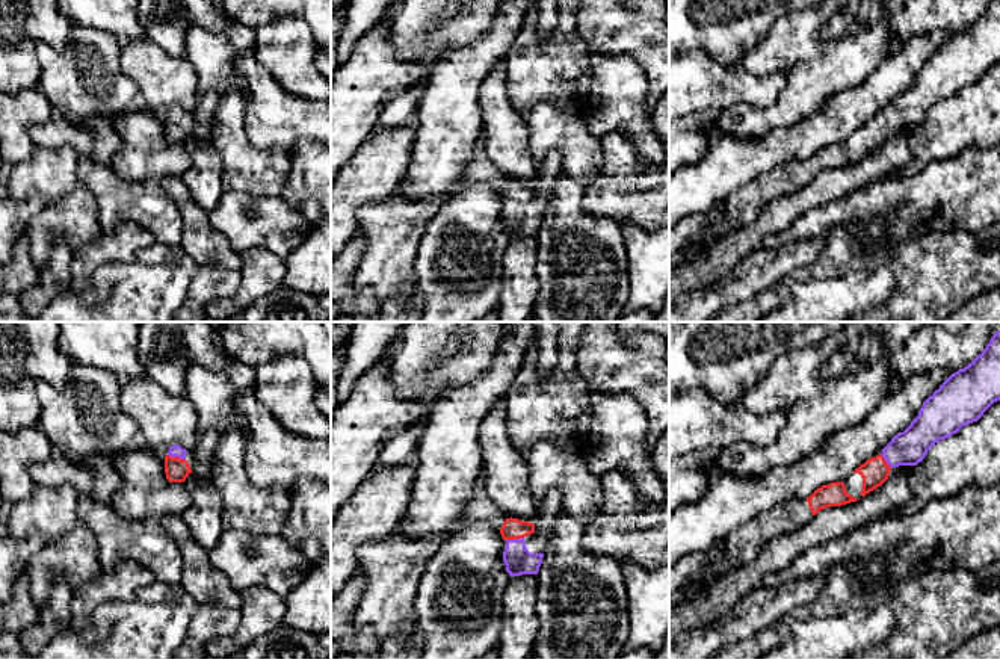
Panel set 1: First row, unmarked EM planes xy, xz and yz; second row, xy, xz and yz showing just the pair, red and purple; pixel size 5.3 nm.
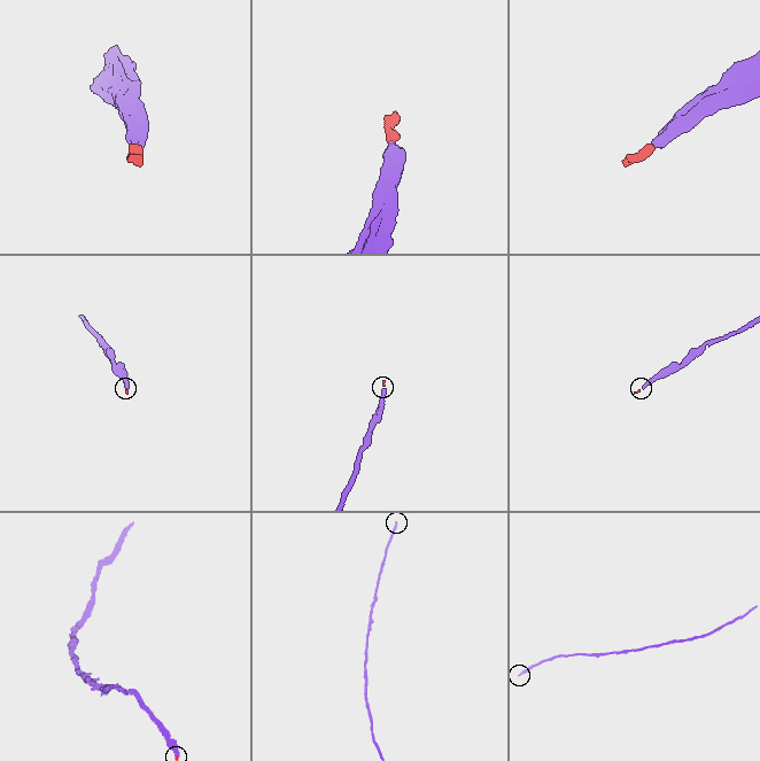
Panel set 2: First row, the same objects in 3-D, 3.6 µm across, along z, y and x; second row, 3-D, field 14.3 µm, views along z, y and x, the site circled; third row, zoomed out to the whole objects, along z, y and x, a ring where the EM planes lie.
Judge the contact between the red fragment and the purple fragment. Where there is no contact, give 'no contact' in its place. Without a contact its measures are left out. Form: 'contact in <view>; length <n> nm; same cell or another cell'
contact in xy; length 100 nm; same cell

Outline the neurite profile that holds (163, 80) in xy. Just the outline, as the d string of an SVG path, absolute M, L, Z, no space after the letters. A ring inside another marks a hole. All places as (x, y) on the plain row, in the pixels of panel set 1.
M148 36L122 42L121 70L137 85L140 100L163 116L174 106L189 112L199 101L192 63L168 54Z

